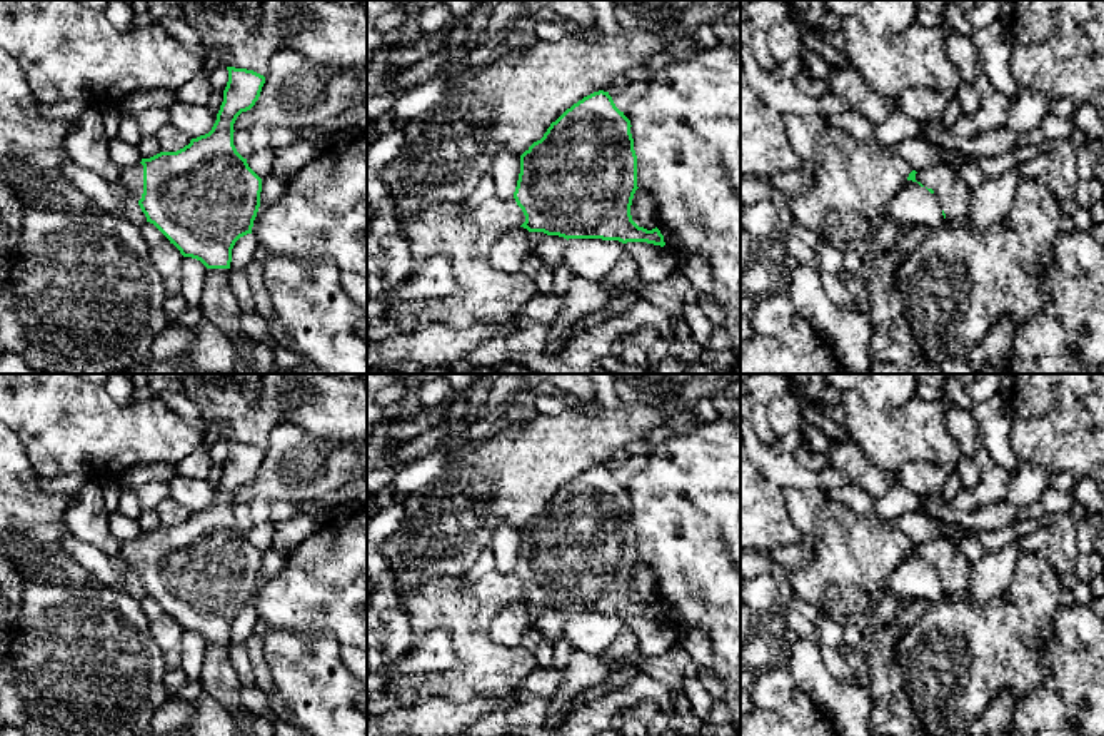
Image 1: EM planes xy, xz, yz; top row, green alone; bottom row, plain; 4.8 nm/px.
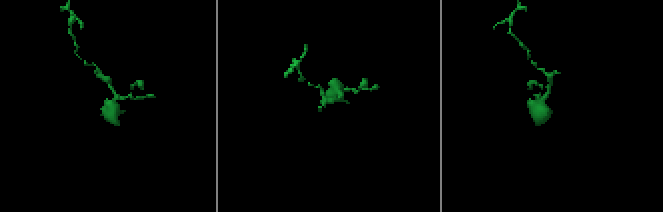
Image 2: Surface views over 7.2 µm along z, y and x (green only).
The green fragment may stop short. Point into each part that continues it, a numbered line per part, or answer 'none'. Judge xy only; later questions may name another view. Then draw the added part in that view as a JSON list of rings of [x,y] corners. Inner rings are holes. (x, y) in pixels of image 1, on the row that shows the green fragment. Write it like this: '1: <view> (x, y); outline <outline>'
none

